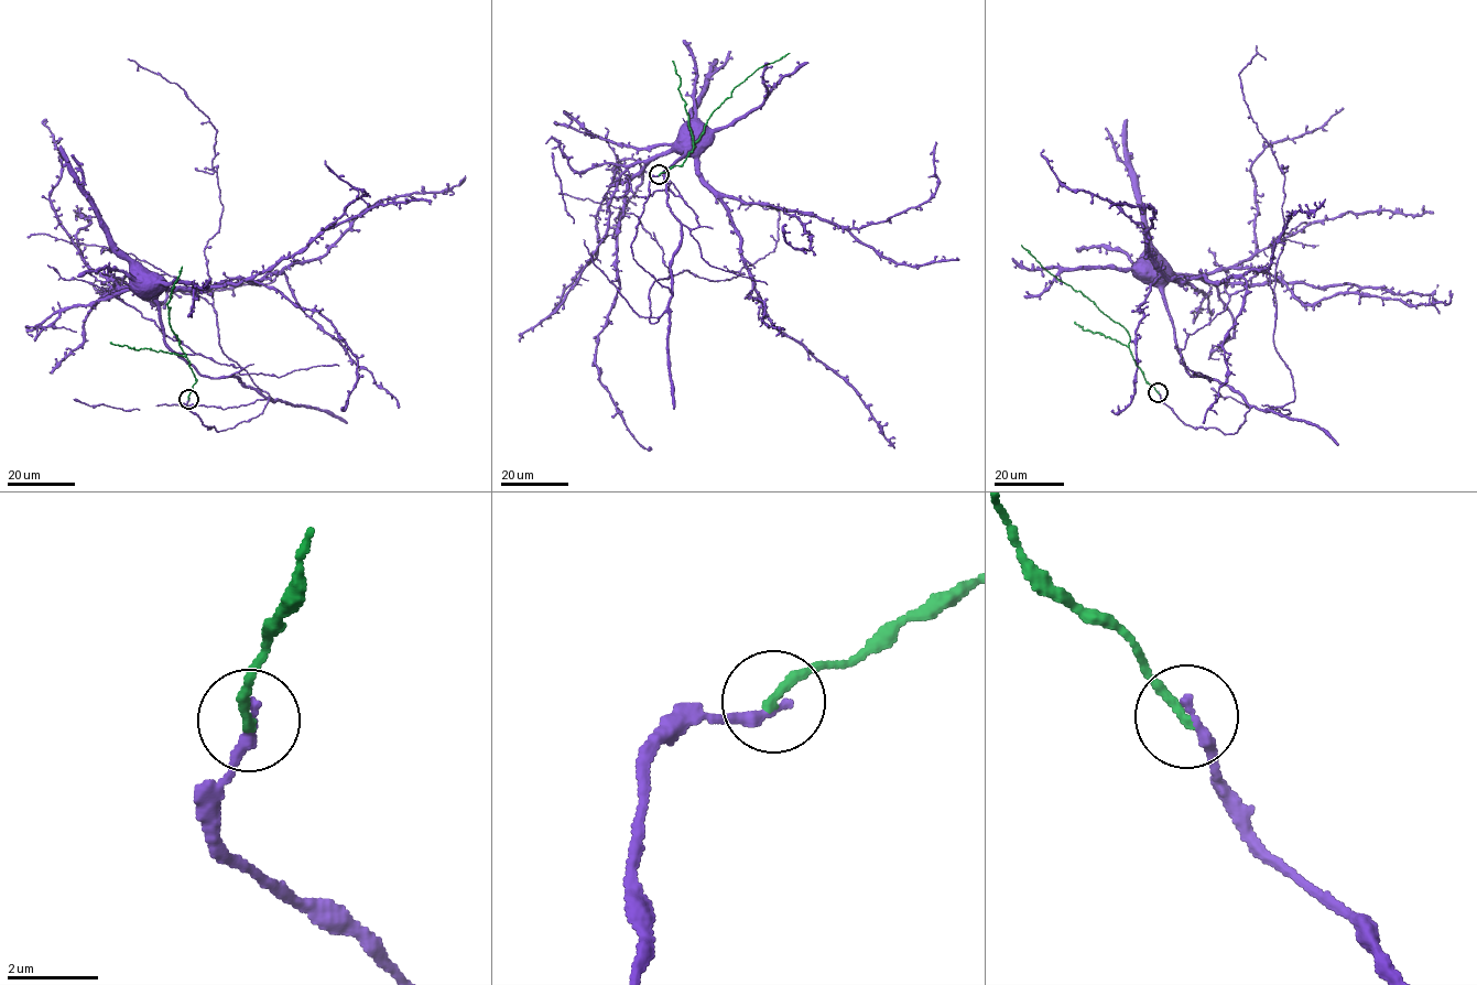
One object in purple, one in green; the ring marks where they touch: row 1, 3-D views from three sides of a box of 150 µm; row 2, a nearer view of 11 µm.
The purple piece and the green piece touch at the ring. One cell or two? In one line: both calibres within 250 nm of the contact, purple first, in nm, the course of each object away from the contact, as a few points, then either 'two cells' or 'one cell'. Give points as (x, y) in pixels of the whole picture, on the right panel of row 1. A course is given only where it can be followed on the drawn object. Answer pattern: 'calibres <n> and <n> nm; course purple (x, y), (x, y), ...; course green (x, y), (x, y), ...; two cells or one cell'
calibres 260 and 200 nm; course purple (1158, 392), (1185, 424), (1230, 434), (1244, 423), (1249, 408), (1227, 386), (1186, 372), (1157, 275), (1143, 257); course green (1158, 392), (1136, 365), (1129, 349), (1128, 331), (1045, 269), (1021, 245); one cell

